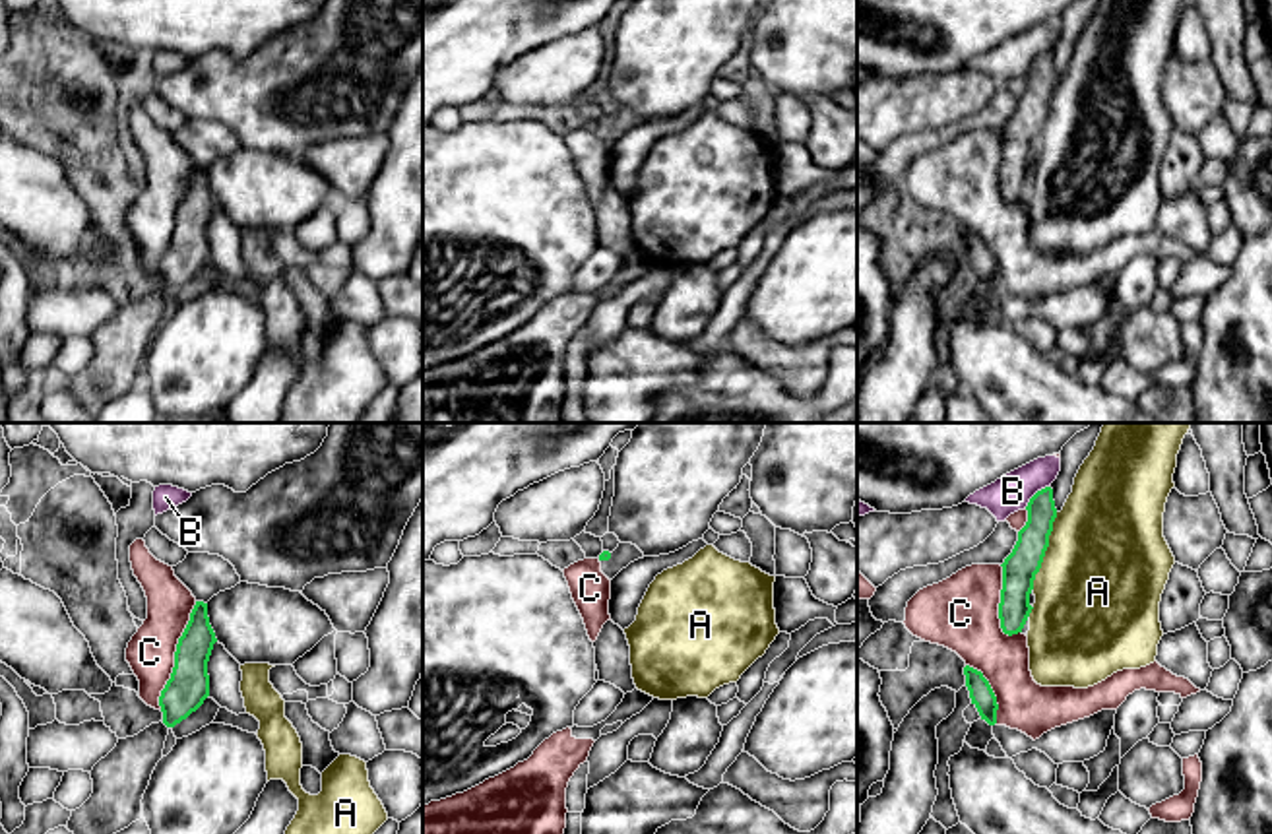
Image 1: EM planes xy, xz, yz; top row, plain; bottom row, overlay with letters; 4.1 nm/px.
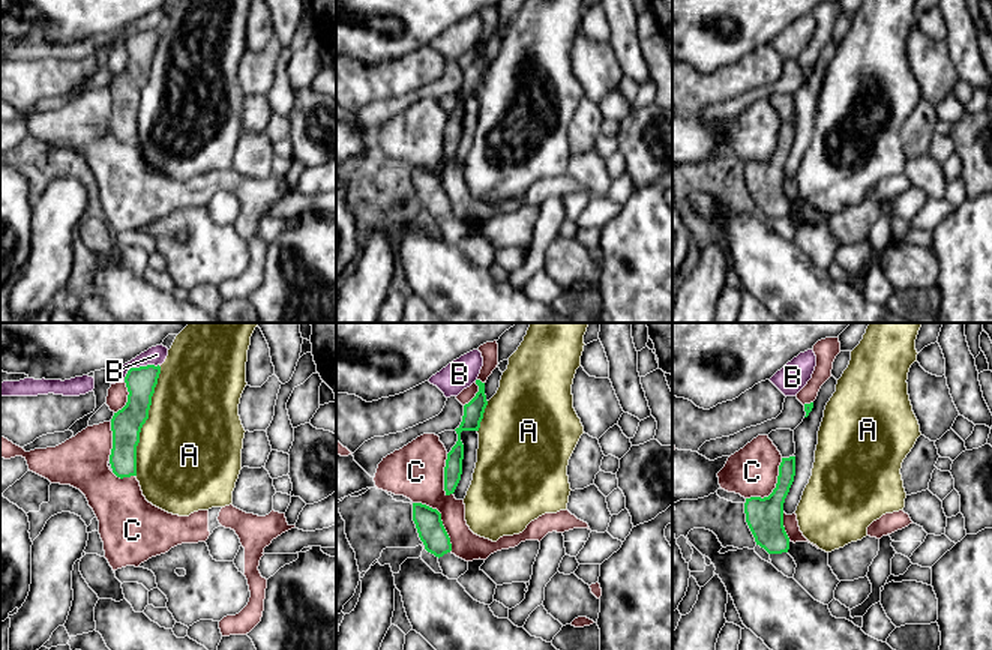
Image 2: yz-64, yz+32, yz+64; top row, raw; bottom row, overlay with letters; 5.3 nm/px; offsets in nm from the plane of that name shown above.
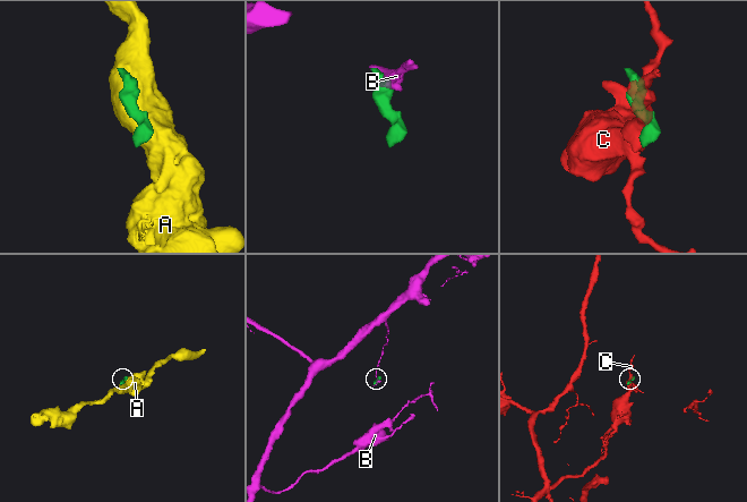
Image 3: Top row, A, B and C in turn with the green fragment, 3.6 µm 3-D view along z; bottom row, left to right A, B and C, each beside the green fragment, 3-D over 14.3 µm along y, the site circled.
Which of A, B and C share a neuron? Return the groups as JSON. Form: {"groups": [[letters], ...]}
{"groups": [["A"], ["B"], ["C"]]}

